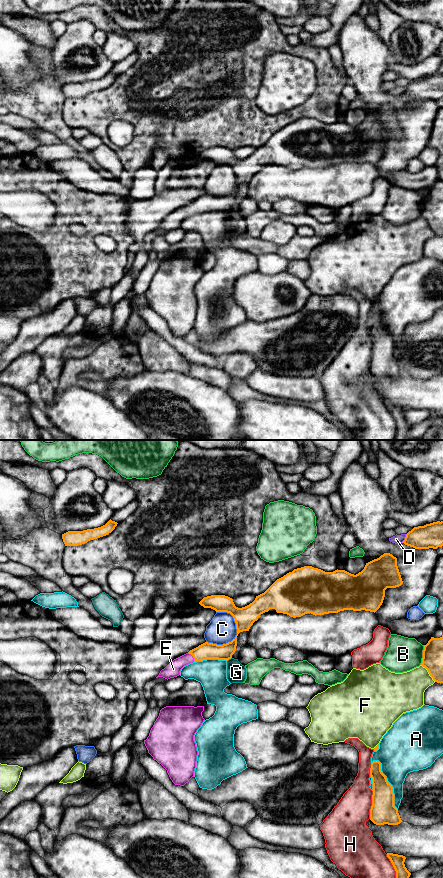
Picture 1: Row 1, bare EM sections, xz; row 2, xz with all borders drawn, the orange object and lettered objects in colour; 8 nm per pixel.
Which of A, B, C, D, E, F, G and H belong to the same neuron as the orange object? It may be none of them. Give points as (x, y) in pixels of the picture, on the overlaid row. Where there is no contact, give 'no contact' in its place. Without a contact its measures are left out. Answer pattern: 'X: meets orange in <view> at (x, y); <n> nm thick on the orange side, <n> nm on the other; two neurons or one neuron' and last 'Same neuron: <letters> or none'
A: meets orange in xz at (389, 783); 200 nm thick on the orange side, 340 nm on the other; two neurons
B: meets orange in xz at (423, 655); 170 nm thick on the orange side, 280 nm on the other; two neurons
C: meets orange in xz at (233, 639); 170 nm thick on the orange side, 220 nm on the other; two neurons
D: meets orange in xz at (405, 538); 190 nm thick on the orange side, 70 nm on the other; two neurons
E: meets orange in xz at (193, 657); 130 nm thick on the orange side, 120 nm on the other; one neuron
F: meets orange in xz at (429, 673); 170 nm thick on the orange side, 300 nm on the other; two neurons
G: meets orange in xz at (229, 658); 130 nm thick on the orange side, 160 nm on the other; two neurons
H: meets orange in xz at (372, 805); 200 nm thick on the orange side, 300 nm on the other; two neurons
Same neuron: E

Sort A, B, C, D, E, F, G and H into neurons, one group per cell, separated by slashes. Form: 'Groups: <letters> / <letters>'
Groups: A / B / C / D / E / F / G H

